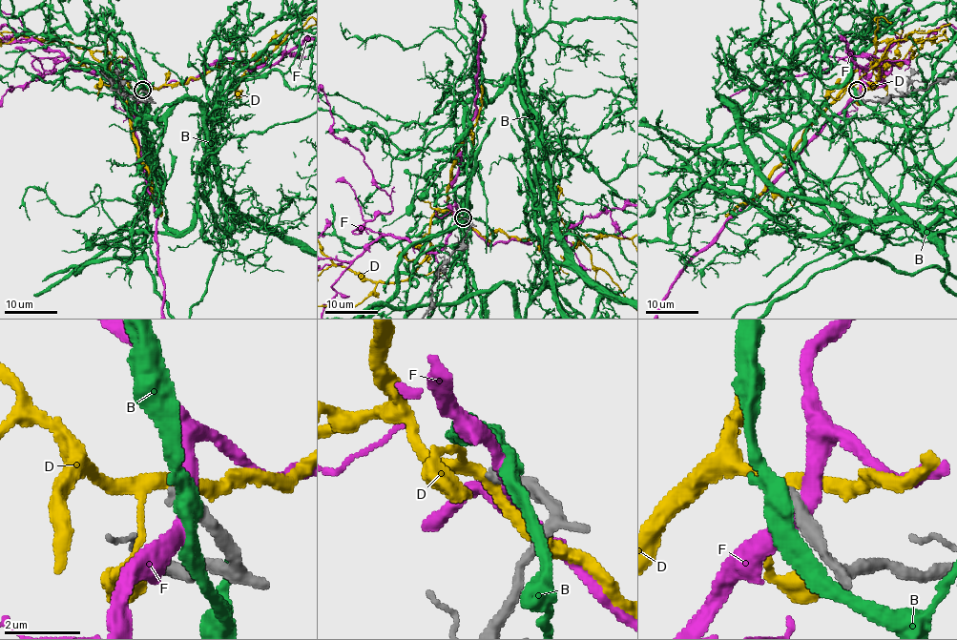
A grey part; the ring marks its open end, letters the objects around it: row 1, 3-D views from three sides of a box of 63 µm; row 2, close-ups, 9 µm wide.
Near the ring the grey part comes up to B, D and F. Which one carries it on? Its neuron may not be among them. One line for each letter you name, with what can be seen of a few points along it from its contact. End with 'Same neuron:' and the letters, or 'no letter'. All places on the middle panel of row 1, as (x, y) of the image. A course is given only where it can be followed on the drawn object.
Same neuron: no letter

